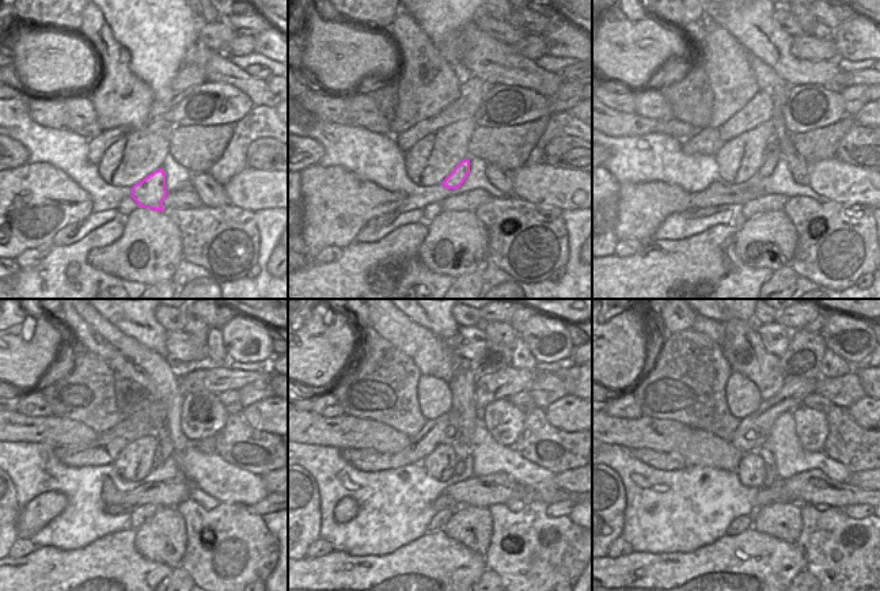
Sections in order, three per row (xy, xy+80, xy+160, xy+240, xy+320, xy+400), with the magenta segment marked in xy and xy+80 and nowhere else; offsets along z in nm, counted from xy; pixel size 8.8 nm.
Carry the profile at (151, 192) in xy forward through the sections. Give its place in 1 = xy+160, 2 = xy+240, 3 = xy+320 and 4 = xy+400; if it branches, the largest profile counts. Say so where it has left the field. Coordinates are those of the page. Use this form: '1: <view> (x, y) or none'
1: xy+160 (769, 165)
2: xy+240 (158, 413)
3: xy+320 (465, 372)
4: xy+400 (742, 347)

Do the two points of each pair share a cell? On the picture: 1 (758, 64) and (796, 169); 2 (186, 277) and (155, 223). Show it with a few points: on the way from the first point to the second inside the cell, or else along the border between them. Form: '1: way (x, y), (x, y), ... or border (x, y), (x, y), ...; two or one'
1: way (778, 90), (778, 128), (785, 143); one
2: border (184, 260), (171, 279); two

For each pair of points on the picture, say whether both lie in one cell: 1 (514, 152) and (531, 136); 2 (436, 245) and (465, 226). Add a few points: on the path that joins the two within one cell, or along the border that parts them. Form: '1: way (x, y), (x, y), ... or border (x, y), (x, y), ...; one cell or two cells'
1: way (518, 148), (527, 139); one cell
2: way (443, 245), (458, 233); one cell

